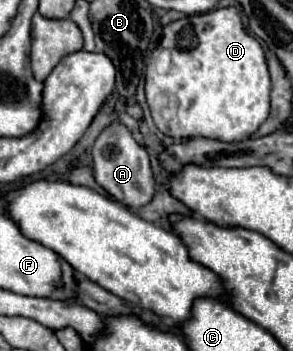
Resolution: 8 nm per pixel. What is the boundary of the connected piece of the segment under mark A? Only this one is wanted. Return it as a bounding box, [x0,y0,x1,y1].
[92,122,154,208]

